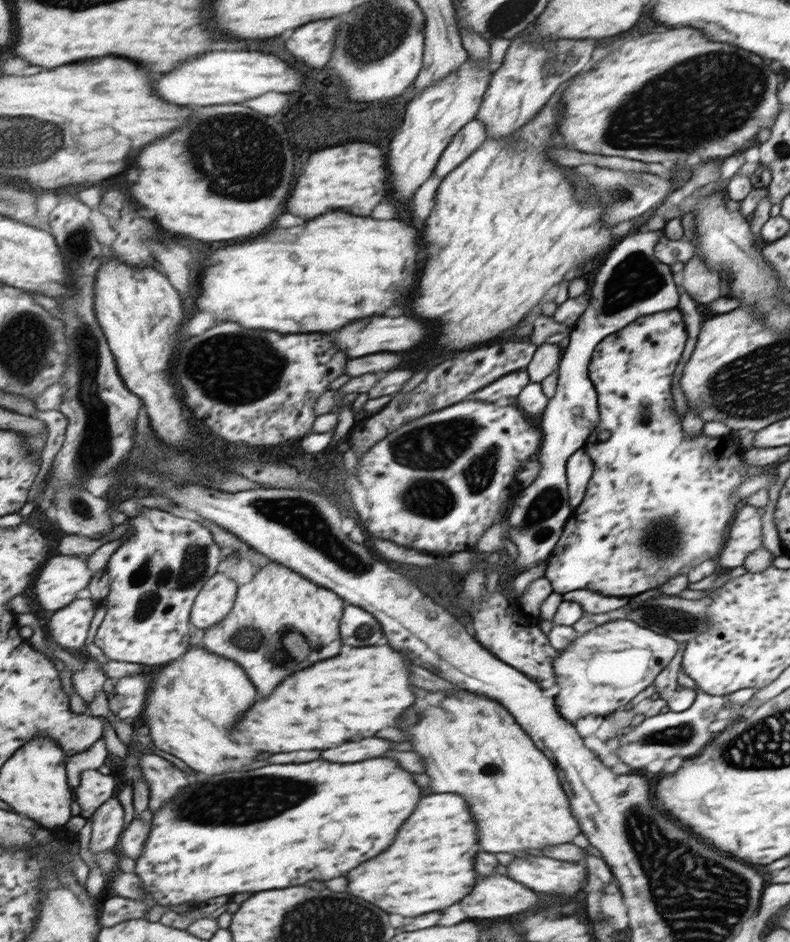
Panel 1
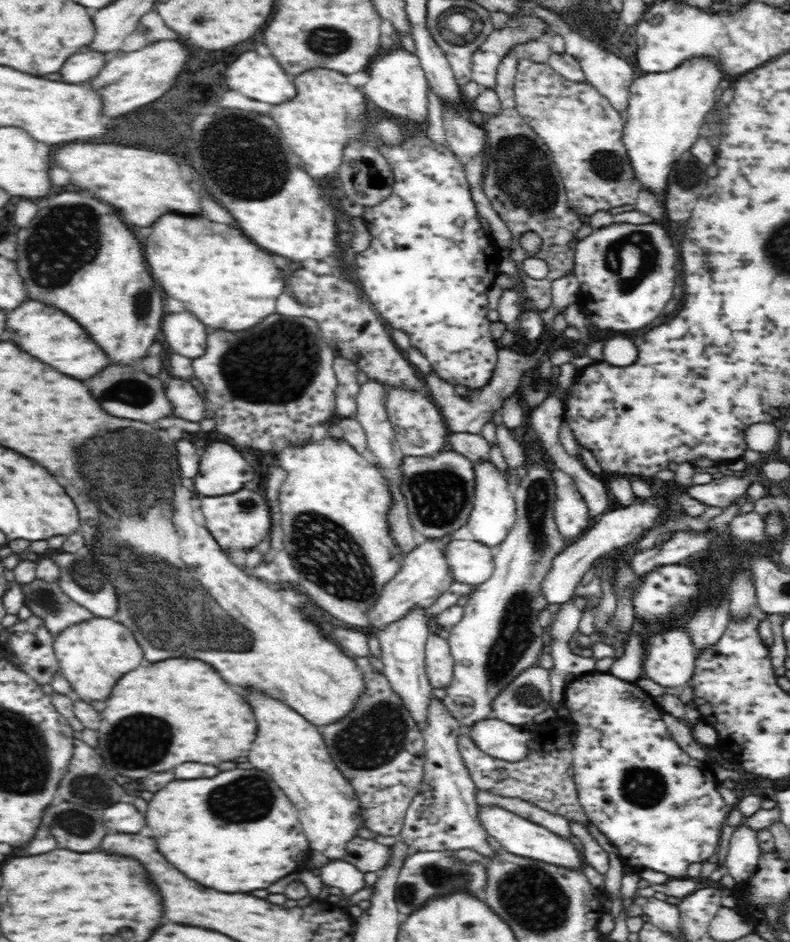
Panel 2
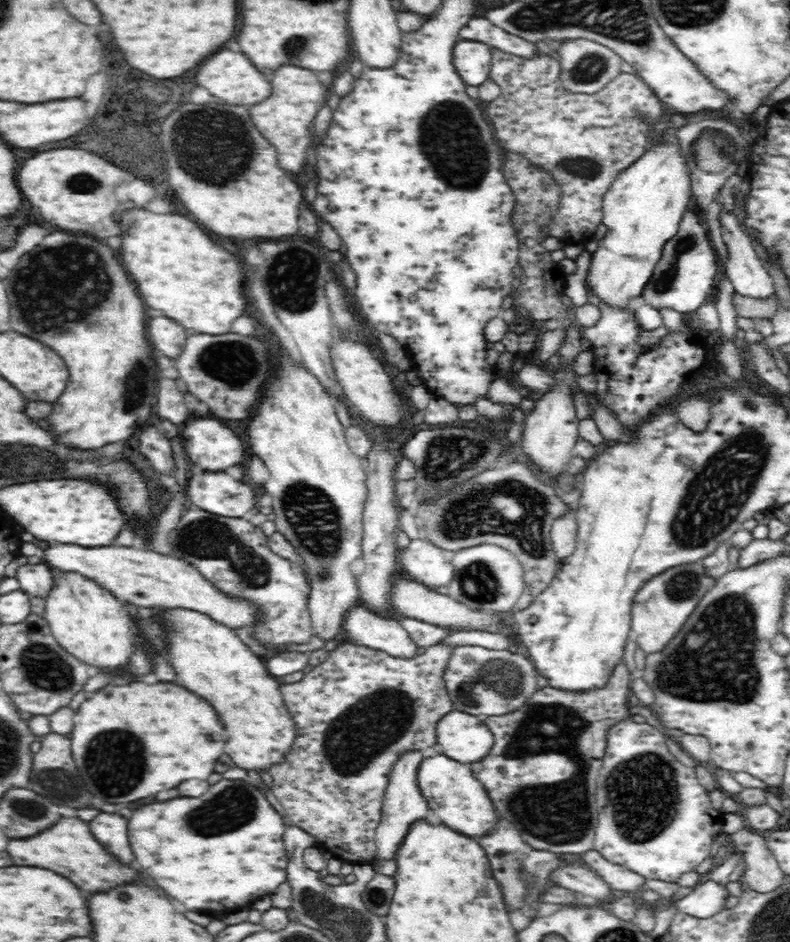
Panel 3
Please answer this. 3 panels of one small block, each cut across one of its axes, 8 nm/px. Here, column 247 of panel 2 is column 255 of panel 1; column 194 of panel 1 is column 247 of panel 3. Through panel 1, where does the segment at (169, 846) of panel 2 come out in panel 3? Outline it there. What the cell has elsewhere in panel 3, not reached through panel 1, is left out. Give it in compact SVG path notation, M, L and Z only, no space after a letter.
M221 779L200 798L150 804L128 820L136 864L188 912L226 912L244 906L286 882L283 843L286 821L273 803L246 780Z

